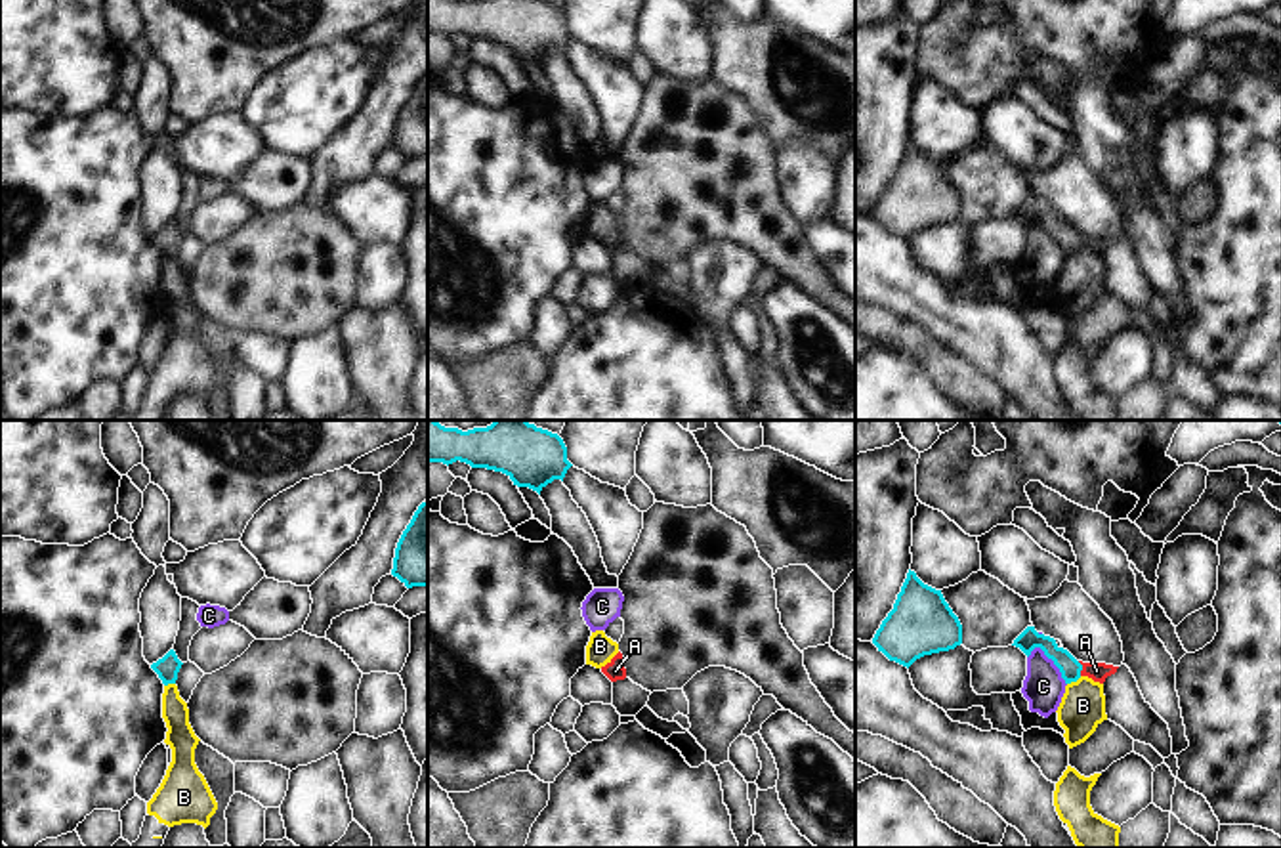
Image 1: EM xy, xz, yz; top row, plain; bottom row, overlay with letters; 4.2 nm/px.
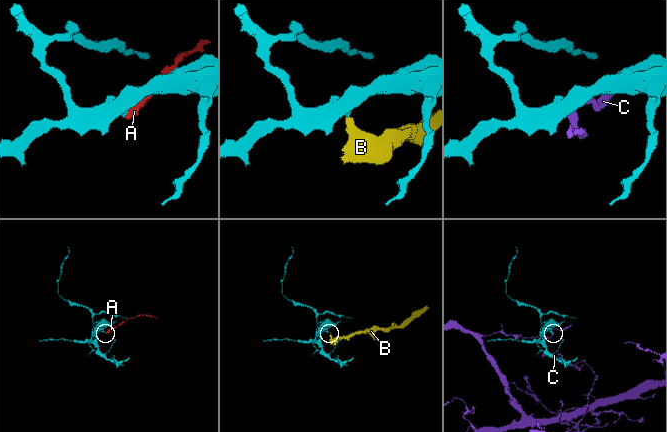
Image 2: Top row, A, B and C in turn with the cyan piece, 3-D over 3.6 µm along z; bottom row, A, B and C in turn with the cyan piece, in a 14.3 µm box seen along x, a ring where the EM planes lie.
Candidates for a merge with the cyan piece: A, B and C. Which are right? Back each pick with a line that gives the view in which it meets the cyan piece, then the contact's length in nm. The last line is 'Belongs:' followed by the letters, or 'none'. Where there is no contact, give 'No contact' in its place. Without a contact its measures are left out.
A: Touches cyan in yz. Shared border 70 nm
Belongs: A

